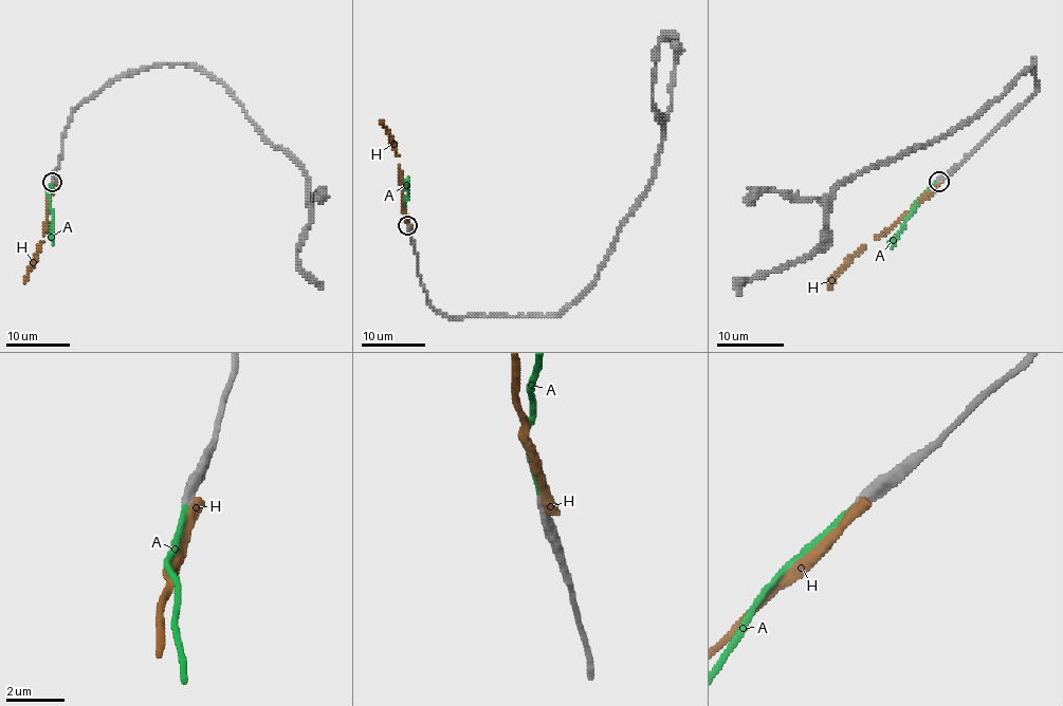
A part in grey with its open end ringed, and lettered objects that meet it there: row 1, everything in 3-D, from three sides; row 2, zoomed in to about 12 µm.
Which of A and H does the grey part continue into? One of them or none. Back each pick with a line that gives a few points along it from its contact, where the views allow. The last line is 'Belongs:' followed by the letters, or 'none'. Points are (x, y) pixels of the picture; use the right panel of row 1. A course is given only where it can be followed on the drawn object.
A: Its course: (939, 181), (922, 197), (891, 247)
Belongs: A

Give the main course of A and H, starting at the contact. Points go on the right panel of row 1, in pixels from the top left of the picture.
A: (939, 181), (922, 197), (891, 247)
H: (940, 179), (859, 251), (828, 288)

